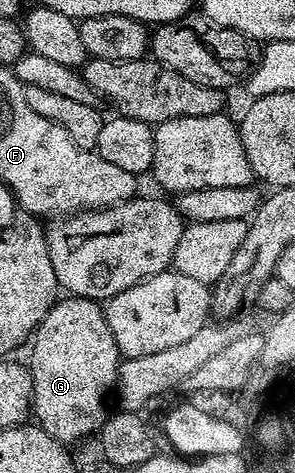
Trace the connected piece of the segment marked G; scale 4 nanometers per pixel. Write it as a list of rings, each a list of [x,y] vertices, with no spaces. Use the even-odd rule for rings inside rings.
[[[61,297],[43,317],[43,321],[31,336],[33,352],[27,358],[27,366],[33,378],[32,414],[48,435],[60,443],[74,445],[88,435],[96,436],[105,424],[105,398],[117,386],[117,371],[121,368],[122,354],[111,337],[111,329],[105,320],[102,304],[96,299]]]

